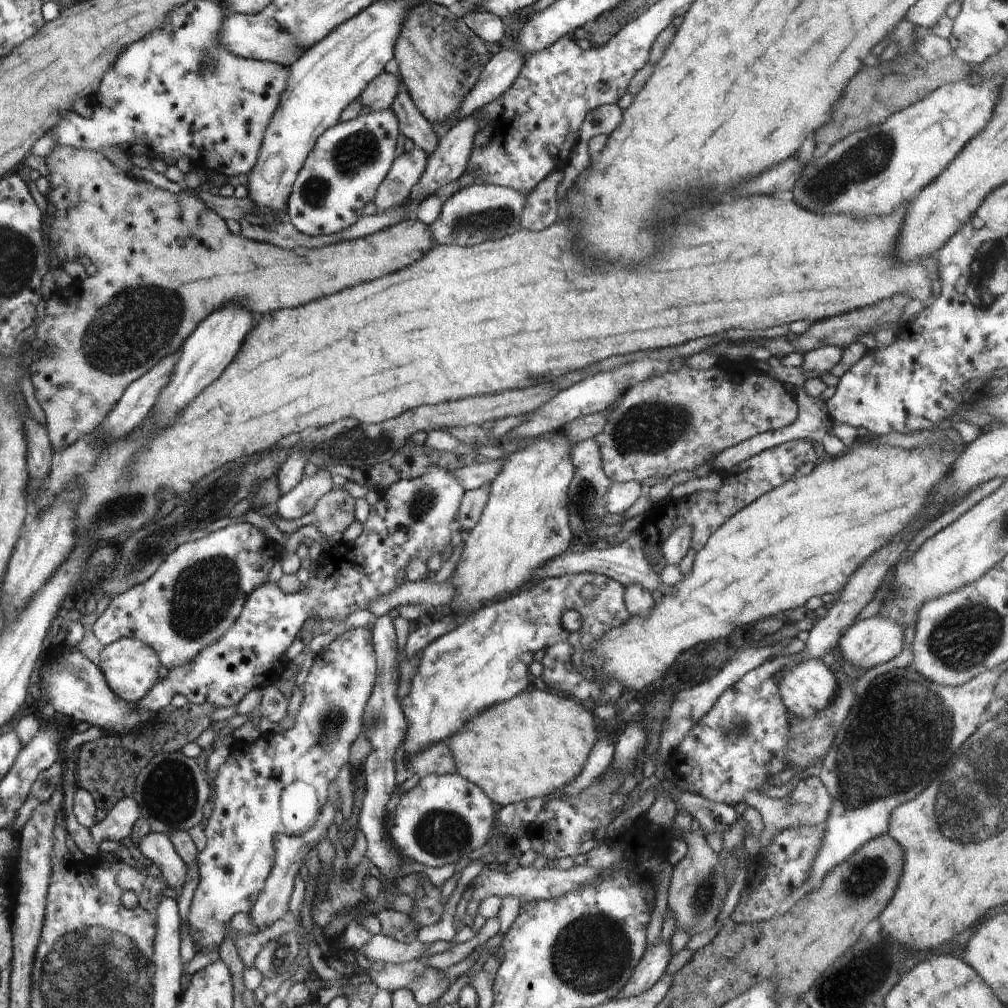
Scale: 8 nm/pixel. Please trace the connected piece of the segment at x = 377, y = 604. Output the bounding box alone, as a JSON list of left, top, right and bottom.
[368,579,454,617]

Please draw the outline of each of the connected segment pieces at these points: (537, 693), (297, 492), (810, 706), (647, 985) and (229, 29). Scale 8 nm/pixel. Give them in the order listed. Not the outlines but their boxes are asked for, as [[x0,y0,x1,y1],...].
[[446,685,602,806],[269,474,332,524],[778,660,838,718],[620,940,673,998],[218,11,307,68]]

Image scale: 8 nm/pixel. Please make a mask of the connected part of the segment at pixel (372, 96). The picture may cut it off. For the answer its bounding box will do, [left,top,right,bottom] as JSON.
[358,70,400,112]

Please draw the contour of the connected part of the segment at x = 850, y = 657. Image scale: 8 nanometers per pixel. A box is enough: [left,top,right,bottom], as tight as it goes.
[838,615,904,671]

